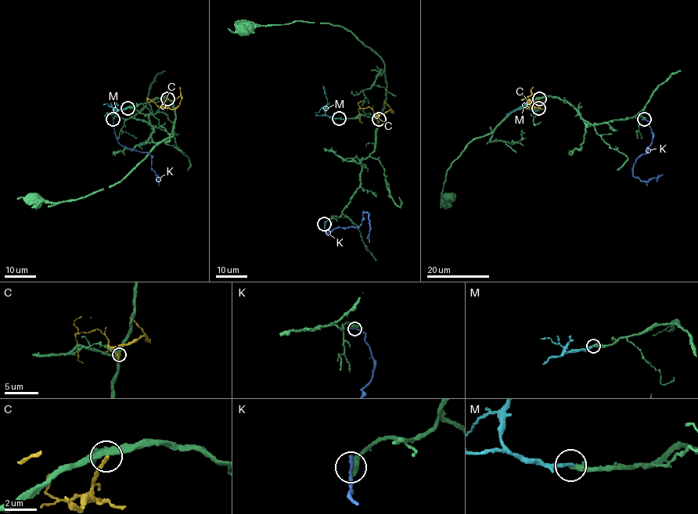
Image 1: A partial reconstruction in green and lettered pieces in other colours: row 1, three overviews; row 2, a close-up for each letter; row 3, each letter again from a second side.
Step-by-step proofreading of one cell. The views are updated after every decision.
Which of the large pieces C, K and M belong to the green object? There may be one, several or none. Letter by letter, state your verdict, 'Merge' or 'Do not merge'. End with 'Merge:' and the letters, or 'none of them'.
C: Do not merge
K: Do not merge
M: Merge
Merge: M

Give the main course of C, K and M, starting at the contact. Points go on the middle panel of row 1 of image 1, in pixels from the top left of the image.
C: (379, 119), (374, 116), (390, 109), (393, 112), (384, 101)
K: (324, 224), (325, 231), (329, 232), (337, 228), (357, 228), (363, 217), (362, 213), (368, 213), (369, 242)
M: (339, 118), (325, 115), (327, 98), (322, 86)

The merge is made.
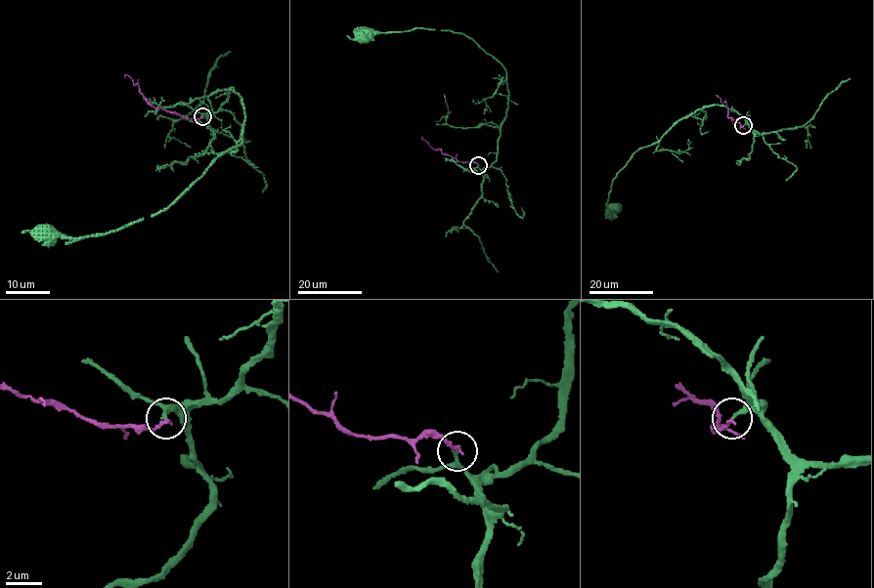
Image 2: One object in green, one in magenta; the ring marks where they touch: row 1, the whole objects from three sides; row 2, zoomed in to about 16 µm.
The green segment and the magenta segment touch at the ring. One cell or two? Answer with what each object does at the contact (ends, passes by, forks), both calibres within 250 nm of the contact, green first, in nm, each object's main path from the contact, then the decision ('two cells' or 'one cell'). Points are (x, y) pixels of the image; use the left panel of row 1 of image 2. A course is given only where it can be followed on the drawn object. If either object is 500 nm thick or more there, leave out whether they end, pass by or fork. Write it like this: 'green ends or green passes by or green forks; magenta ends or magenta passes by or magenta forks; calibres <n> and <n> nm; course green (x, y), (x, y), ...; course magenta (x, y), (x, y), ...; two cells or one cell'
green passes by; magenta ends; calibres 140 and 190 nm; course green (201, 116), (215, 113), (232, 88), (243, 107), (241, 142), (170, 204), (106, 233), (62, 237), (45, 230); course magenta (202, 116), (188, 118), (155, 108), (139, 86), (124, 74); one cell

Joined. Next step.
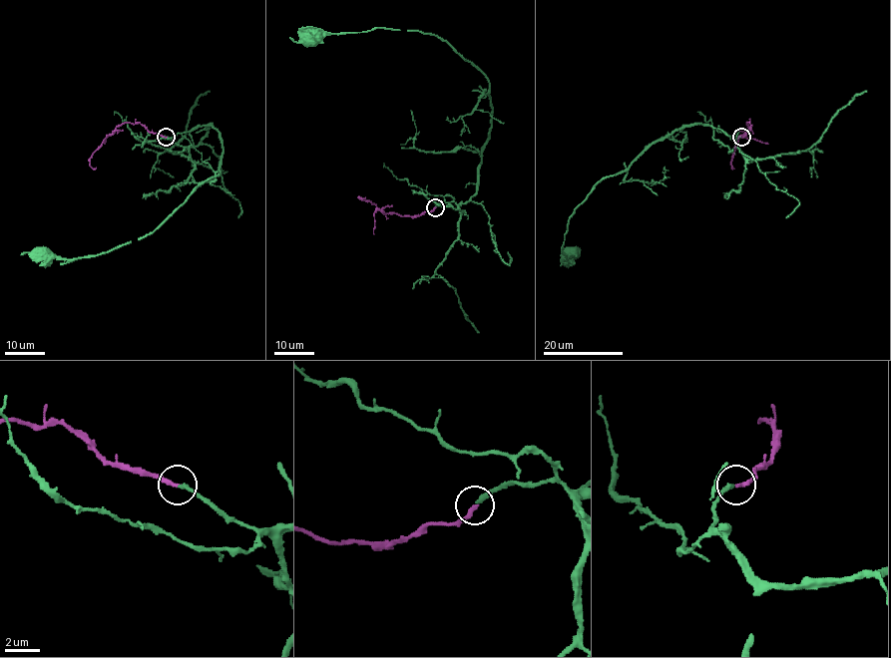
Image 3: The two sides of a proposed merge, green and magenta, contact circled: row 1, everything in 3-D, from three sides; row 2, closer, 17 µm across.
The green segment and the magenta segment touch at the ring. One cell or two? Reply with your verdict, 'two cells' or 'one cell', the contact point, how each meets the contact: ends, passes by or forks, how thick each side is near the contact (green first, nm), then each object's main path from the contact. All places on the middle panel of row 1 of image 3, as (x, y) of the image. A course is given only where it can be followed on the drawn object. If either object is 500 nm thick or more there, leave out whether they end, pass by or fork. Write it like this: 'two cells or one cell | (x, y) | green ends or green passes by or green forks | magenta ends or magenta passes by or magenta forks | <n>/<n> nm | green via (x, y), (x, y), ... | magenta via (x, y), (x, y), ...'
one cell | (435, 207) | green ends | magenta ends | 240/240 nm | green via (435, 207), (465, 204), (476, 192), (491, 124), (487, 78), (445, 41), (417, 31), (313, 32), (311, 38) | magenta via (435, 207), (418, 215), (401, 216), (383, 213), (359, 197), (365, 197)

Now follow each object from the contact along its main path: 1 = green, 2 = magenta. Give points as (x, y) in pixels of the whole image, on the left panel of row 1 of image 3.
1: (166, 137), (196, 147), (211, 124), (222, 140), (218, 175), (138, 240), (72, 259), (42, 253)
2: (166, 137), (149, 132), (139, 123), (122, 123), (106, 137), (90, 159), (90, 165), (96, 167)

